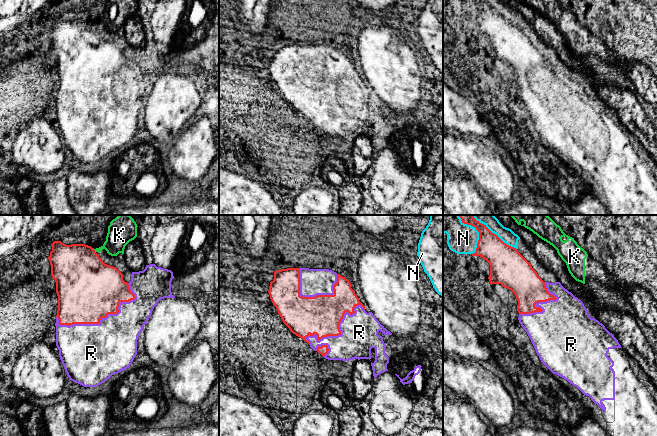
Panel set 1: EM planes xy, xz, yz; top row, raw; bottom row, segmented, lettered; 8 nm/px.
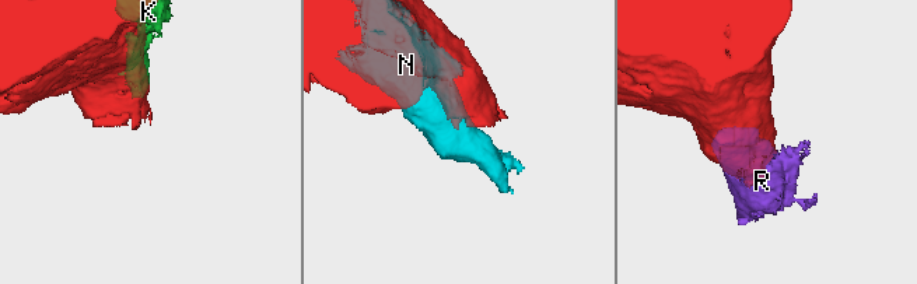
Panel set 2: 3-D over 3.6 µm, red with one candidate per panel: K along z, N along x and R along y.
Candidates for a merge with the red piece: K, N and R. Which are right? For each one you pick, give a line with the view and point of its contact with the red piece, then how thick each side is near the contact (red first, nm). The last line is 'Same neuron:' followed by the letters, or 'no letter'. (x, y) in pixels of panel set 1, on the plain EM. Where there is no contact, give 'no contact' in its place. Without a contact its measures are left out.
R: xy (99, 98) | 460/460 nm
Same neuron: R

